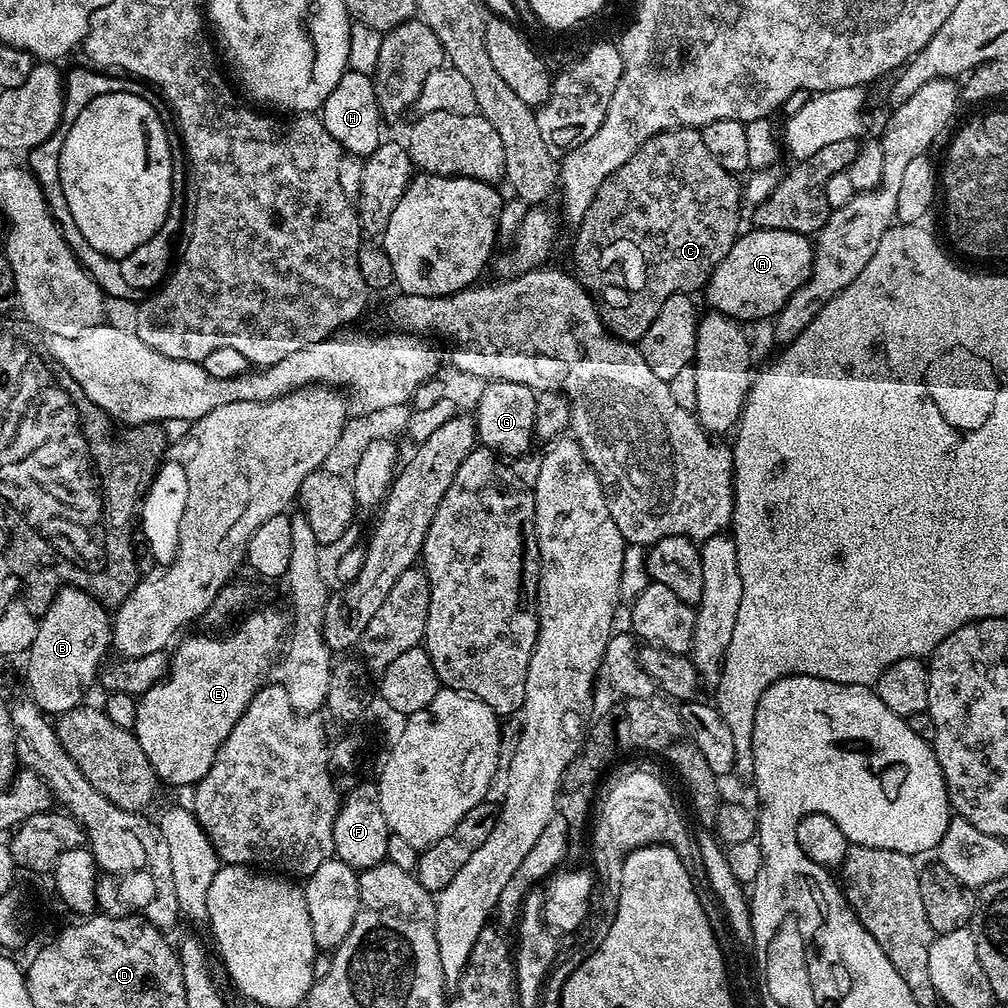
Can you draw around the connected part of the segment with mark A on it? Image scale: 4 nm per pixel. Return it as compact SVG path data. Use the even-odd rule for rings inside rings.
M790 230L751 231L736 237L730 254L718 262L706 285L707 307L737 322L775 317L786 306L790 294L802 287L812 273L814 244L809 237Z

